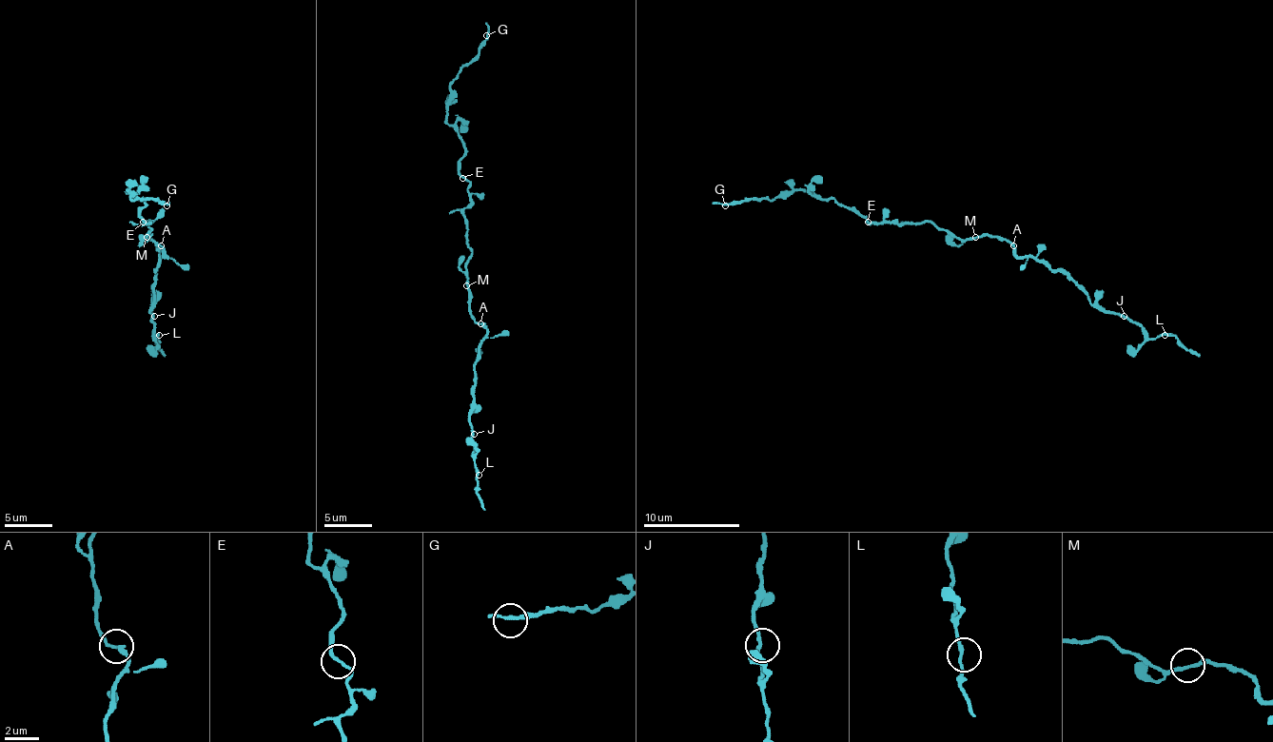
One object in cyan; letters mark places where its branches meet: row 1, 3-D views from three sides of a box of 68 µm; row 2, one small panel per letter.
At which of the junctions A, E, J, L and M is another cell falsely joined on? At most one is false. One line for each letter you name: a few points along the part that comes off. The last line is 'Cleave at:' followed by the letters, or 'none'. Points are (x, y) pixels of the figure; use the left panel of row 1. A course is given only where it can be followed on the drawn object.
Cleave at: none

